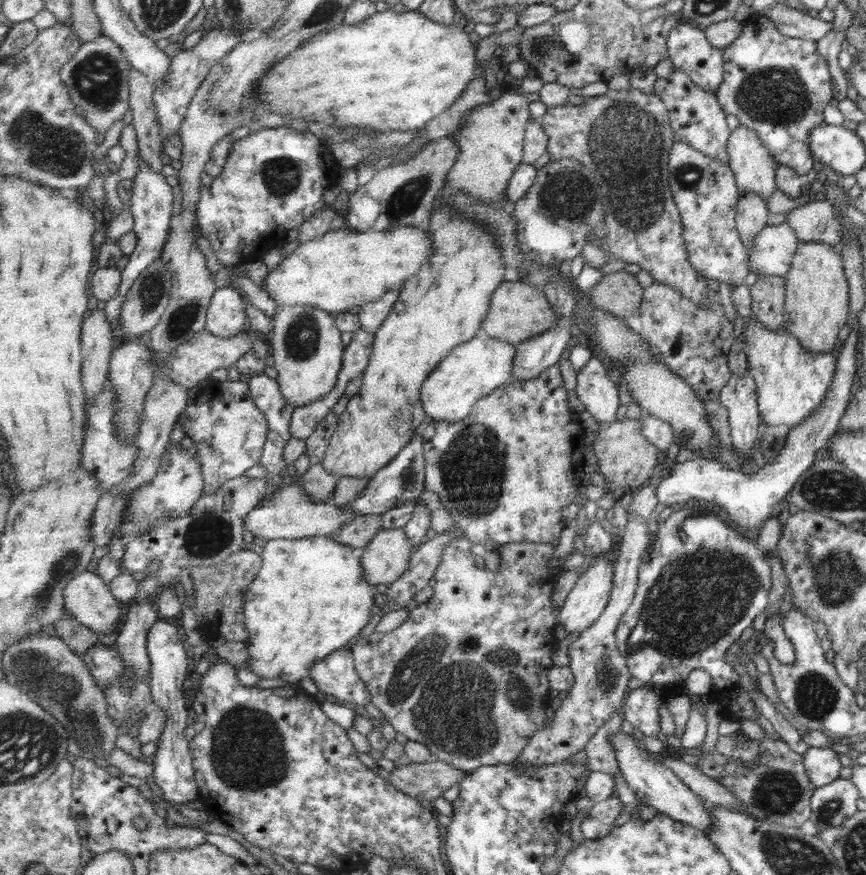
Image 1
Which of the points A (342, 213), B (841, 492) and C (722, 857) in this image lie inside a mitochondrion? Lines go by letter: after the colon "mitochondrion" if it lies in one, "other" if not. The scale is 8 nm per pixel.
A: other
B: mitochondrion
C: other

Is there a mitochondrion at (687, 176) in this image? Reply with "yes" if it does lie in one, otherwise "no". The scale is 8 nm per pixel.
yes

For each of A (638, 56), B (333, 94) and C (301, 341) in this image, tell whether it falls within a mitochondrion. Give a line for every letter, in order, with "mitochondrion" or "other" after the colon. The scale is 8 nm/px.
A: other
B: other
C: mitochondrion

